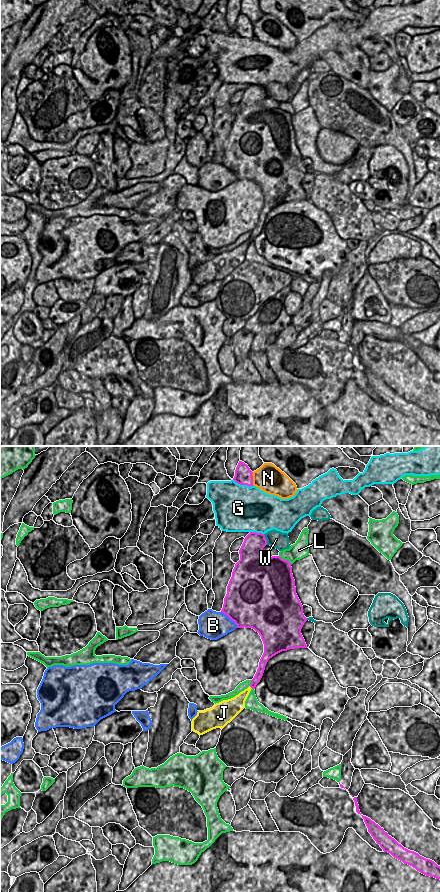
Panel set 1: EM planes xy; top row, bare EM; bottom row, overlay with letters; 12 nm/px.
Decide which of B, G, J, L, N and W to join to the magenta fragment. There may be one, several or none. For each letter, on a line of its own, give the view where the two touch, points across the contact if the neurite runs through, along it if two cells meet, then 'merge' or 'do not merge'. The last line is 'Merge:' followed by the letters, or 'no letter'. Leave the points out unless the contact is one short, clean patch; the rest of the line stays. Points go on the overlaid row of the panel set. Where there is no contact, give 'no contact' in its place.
B: xy | do not merge
G: xy | do not merge
J: xy | across xy (260, 670), (251, 687), (238, 702) | merge
L: xy | do not merge
N: xy | do not merge
W: xy | do not merge
Merge: J

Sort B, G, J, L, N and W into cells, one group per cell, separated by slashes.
B / G / J / L / N / W

